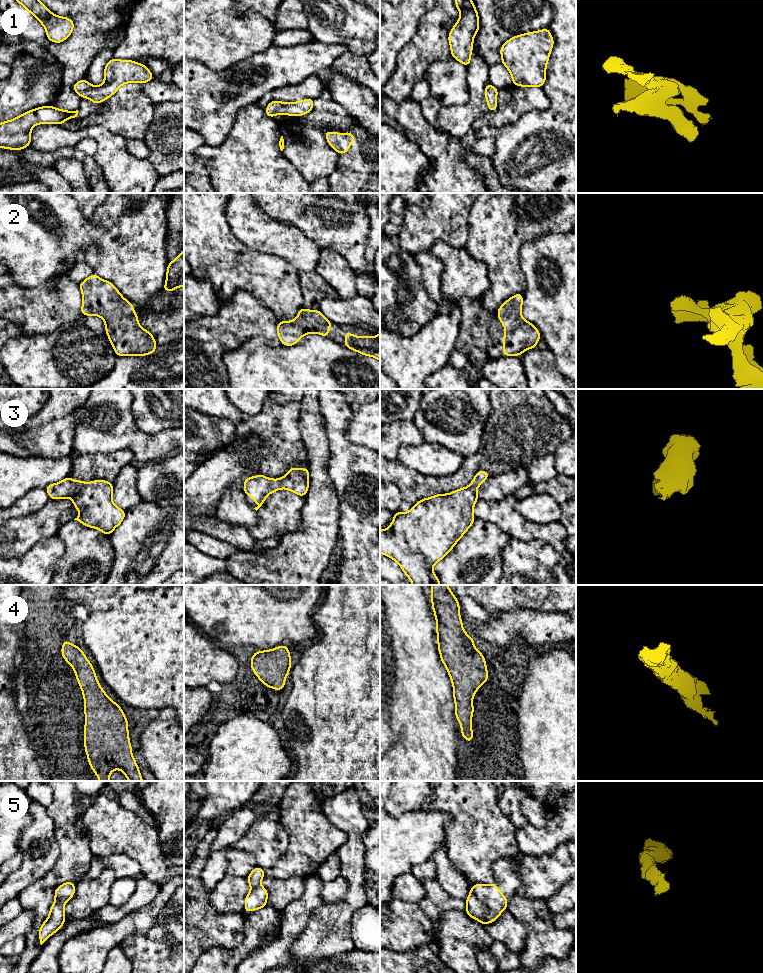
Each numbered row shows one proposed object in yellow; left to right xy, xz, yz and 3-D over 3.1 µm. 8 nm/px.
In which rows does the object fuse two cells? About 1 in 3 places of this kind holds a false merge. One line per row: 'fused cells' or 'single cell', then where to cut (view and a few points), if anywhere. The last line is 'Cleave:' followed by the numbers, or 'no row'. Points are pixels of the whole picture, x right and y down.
1: single cell; no cut
2: single cell; no cut
3: single cell; no cut
4: single cell; no cut
5: single cell; no cut
Cleave: no row

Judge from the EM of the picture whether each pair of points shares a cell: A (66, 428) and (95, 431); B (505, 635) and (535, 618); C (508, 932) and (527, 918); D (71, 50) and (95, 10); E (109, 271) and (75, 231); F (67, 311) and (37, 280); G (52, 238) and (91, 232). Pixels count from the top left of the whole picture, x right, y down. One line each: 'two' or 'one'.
A: two
B: one
C: two
D: one
E: two
F: two
G: one

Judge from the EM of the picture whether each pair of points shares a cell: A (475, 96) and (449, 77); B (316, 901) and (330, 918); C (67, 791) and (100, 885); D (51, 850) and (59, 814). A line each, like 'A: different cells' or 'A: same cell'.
A: different cells
B: different cells
C: different cells
D: different cells

